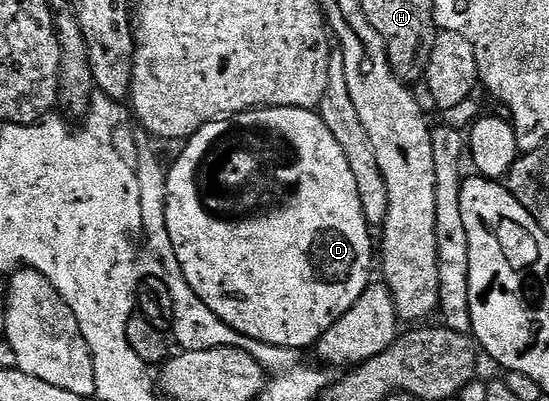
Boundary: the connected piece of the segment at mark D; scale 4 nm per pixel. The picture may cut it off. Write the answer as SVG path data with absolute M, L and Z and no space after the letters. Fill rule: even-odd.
M269 106L260 110L260 164L248 164L242 156L242 138L234 138L234 146L230 142L230 116L219 118L216 122L206 124L197 134L183 143L184 151L176 158L176 163L166 170L168 195L166 196L166 228L170 232L170 244L174 248L176 263L186 276L190 288L234 332L246 336L250 340L258 340L262 344L277 346L283 350L301 352L315 347L322 335L350 308L354 308L362 292L370 284L368 278L374 270L374 238L366 216L362 216L362 200L358 200L358 183L354 180L354 172L350 172L350 164L342 153L338 140L334 140L334 132L326 128L316 110L302 108L278 108ZM262 148L268 150L266 162L262 162Z

